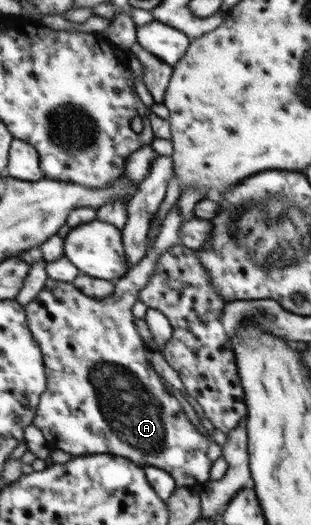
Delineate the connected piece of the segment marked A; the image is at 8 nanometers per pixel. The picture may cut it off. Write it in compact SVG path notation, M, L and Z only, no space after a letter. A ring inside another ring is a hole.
M176 203L167 213L167 216L162 221L162 226L159 229L159 236L157 236L155 243L151 249L147 249L146 256L139 262L136 263L131 271L127 273L119 280L115 282L116 291L113 297L106 299L97 299L83 295L83 291L77 289L72 283L64 281L55 281L49 278L45 282L43 290L37 294L31 304L29 305L29 329L33 329L33 337L37 337L37 341L41 341L40 349L45 349L45 361L44 365L49 365L49 389L46 389L45 397L41 397L41 409L37 409L37 417L33 420L33 425L37 426L43 436L45 436L46 443L50 449L57 448L69 455L74 456L93 456L94 454L110 454L113 456L124 457L129 461L141 466L145 465L157 466L159 469L164 469L167 473L171 474L171 477L175 480L176 487L191 487L191 485L197 485L197 483L205 483L209 481L209 469L213 465L215 459L221 457L221 448L219 444L209 441L205 435L201 435L195 425L191 425L191 421L187 419L187 415L183 413L181 409L181 403L177 401L177 398L167 393L165 385L159 381L159 376L153 367L149 365L149 361L145 359L145 345L139 337L140 333L137 333L138 329L135 329L133 323L133 315L131 315L131 307L135 305L137 301L137 295L143 291L146 287L149 277L152 276L156 267L159 256L167 251L170 247L181 245L181 225L183 225L181 218L181 207Z

